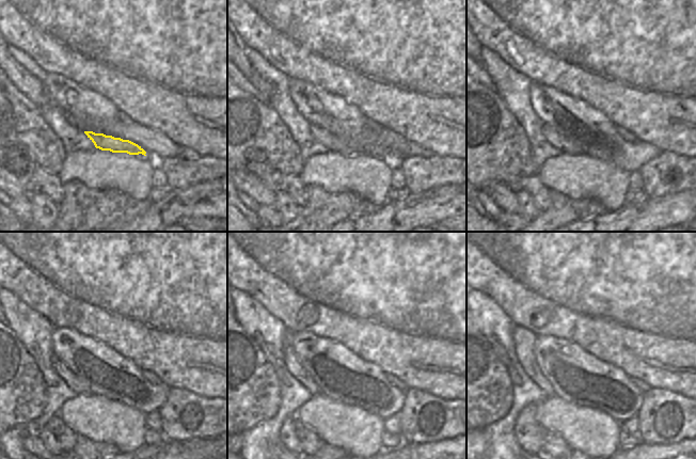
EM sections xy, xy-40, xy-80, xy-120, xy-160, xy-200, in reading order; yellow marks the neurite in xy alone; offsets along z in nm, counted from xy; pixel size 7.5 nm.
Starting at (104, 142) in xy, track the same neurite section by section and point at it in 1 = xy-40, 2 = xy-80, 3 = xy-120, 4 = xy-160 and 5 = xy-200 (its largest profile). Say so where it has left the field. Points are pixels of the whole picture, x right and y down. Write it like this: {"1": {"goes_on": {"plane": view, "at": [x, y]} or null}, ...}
{"1": {"goes_on": {"plane": "xy-40", "at": [331, 142]}}, "2": {"goes_on": {"plane": "xy-80", "at": [565, 145]}}, "3": {"goes_on": {"plane": "xy-120", "at": [62, 370]}}, "4": {"goes_on": {"plane": "xy-160", "at": [293, 364]}}, "5": {"goes_on": {"plane": "xy-200", "at": [523, 338]}}}

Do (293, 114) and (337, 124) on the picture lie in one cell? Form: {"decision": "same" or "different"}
{"decision": "different"}

